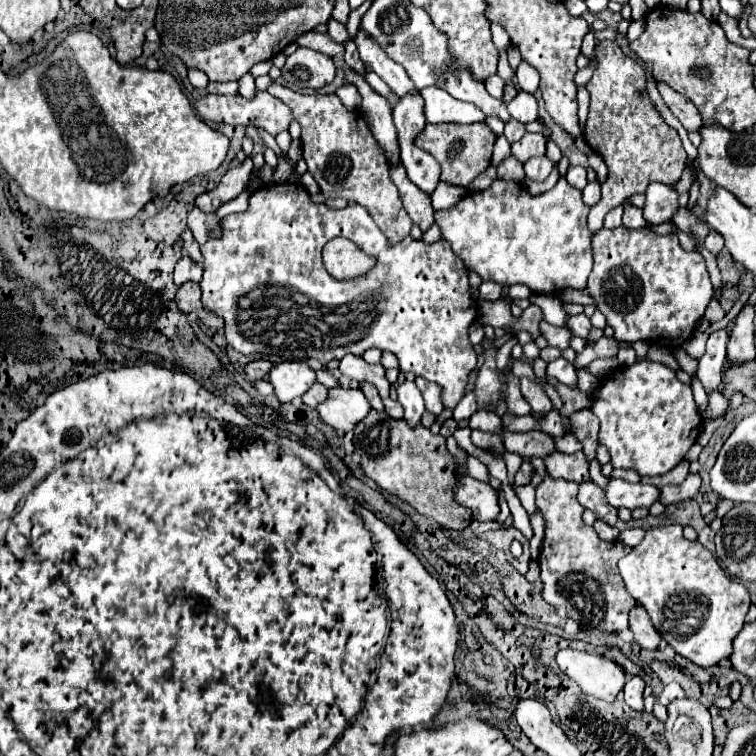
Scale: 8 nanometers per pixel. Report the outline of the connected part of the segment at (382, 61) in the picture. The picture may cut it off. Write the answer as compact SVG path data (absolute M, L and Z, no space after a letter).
M363 31L357 33L355 43L357 43L357 49L361 53L363 63L369 65L389 85L389 89L393 91L393 95L397 99L405 97L407 93L409 95L419 93L417 87L413 85L413 81L409 79L407 71L399 63L395 63L393 59L389 59L381 49L377 49L375 43L373 43L373 39L369 39Z

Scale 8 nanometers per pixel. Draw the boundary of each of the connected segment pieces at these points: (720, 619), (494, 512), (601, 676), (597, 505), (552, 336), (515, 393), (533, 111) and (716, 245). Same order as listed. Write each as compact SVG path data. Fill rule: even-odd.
M681 525L647 529L643 541L619 561L619 573L625 581L629 595L647 609L653 627L681 657L693 661L699 667L713 667L719 661L729 659L729 655L733 653L733 639L741 631L751 605L749 591L743 583L731 579L721 569L715 555L707 551L699 541L685 539Z
M457 475L455 499L457 503L469 507L477 521L493 521L499 515L497 491L489 483L481 483L473 477Z
M563 649L557 653L557 663L585 693L603 701L615 701L625 685L625 671L603 655Z
M587 481L587 483L581 483L579 487L579 503L585 507L585 509L591 509L597 519L609 523L609 525L615 525L617 523L617 509L611 507L605 499L605 491L601 487L597 487L593 481Z
M541 321L541 323L539 323L539 329L541 329L541 335L547 339L547 343L549 343L551 347L557 347L557 349L561 349L561 351L570 347L571 332L568 329L553 327L553 325L549 325L547 321Z
M507 367L507 409L511 409L513 415L529 415L531 411L529 403L521 395L519 379L511 375L509 367Z
M517 93L517 97L507 105L509 113L513 119L521 121L523 125L531 123L531 121L537 121L537 99L531 95L531 93Z
M711 231L705 239L705 247L713 253L713 255L719 255L719 251L723 249L723 239L721 235L717 235L717 231Z

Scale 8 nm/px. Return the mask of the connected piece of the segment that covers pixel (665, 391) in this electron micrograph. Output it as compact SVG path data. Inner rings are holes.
M639 361L631 367L619 367L609 377L605 377L597 389L593 389L591 411L599 417L599 445L605 445L611 453L611 465L615 469L633 469L641 477L663 475L683 461L687 449L697 441L703 419L695 409L691 387L677 379L677 373L663 363Z

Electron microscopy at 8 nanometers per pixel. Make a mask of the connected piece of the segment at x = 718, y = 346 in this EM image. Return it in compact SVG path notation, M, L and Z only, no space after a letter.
M725 329L711 333L711 337L707 341L707 351L699 359L699 379L707 393L709 393L709 389L711 391L719 389L721 369L727 361L727 339L729 339L729 333Z

